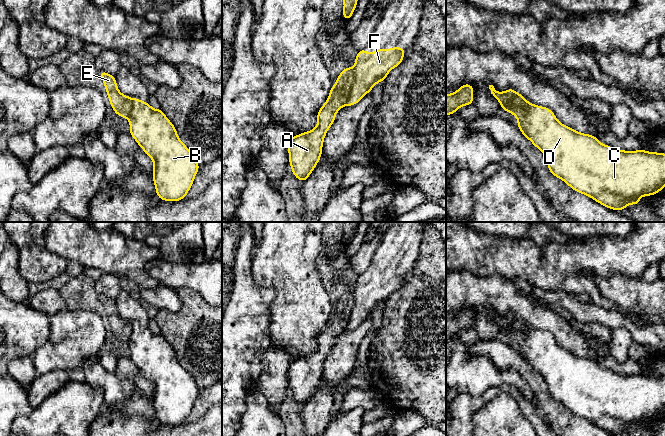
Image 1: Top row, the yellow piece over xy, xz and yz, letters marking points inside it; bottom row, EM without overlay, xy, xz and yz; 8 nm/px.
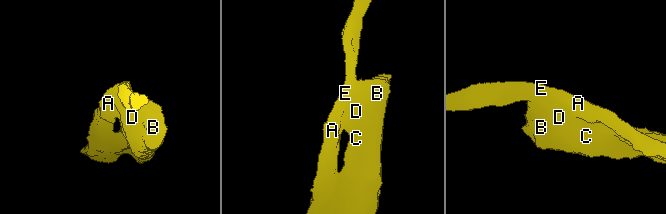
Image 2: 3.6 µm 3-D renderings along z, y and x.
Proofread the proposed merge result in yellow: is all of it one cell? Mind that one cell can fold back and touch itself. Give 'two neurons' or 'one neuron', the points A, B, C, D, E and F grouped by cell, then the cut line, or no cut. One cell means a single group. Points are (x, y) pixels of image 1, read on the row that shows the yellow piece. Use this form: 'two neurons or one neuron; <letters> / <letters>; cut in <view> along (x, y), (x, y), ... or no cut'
two neurons; A E / B C D F; cut in xz along (353, 68), (354, 81), (344, 105)

